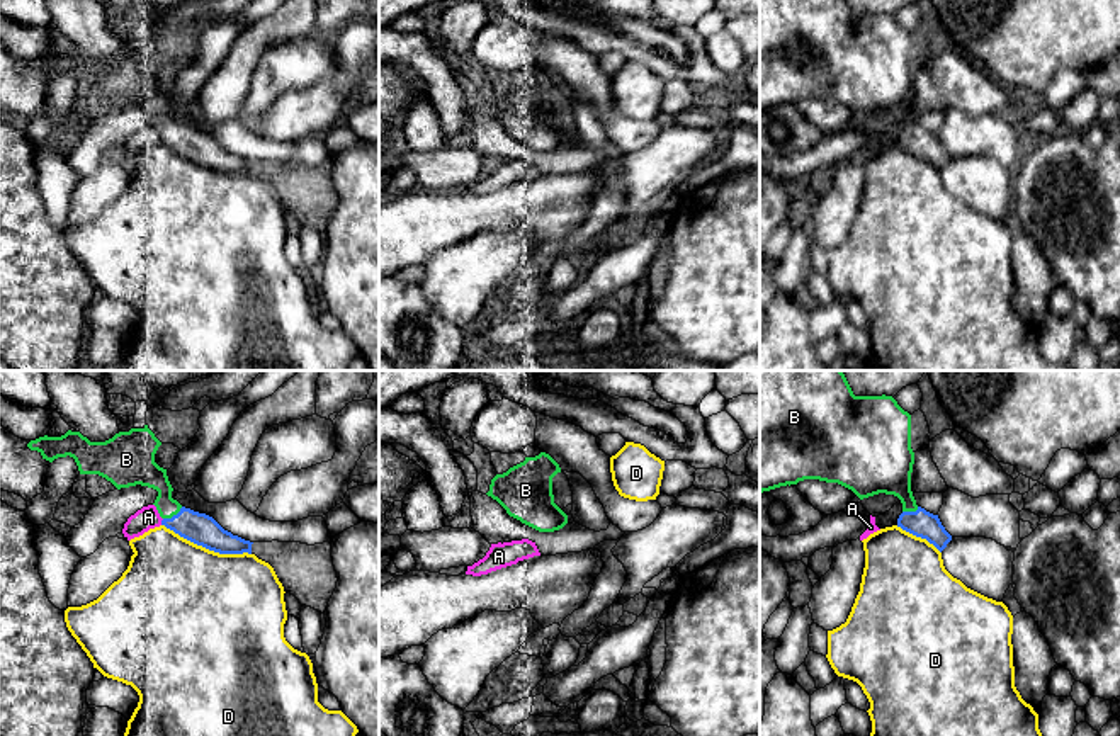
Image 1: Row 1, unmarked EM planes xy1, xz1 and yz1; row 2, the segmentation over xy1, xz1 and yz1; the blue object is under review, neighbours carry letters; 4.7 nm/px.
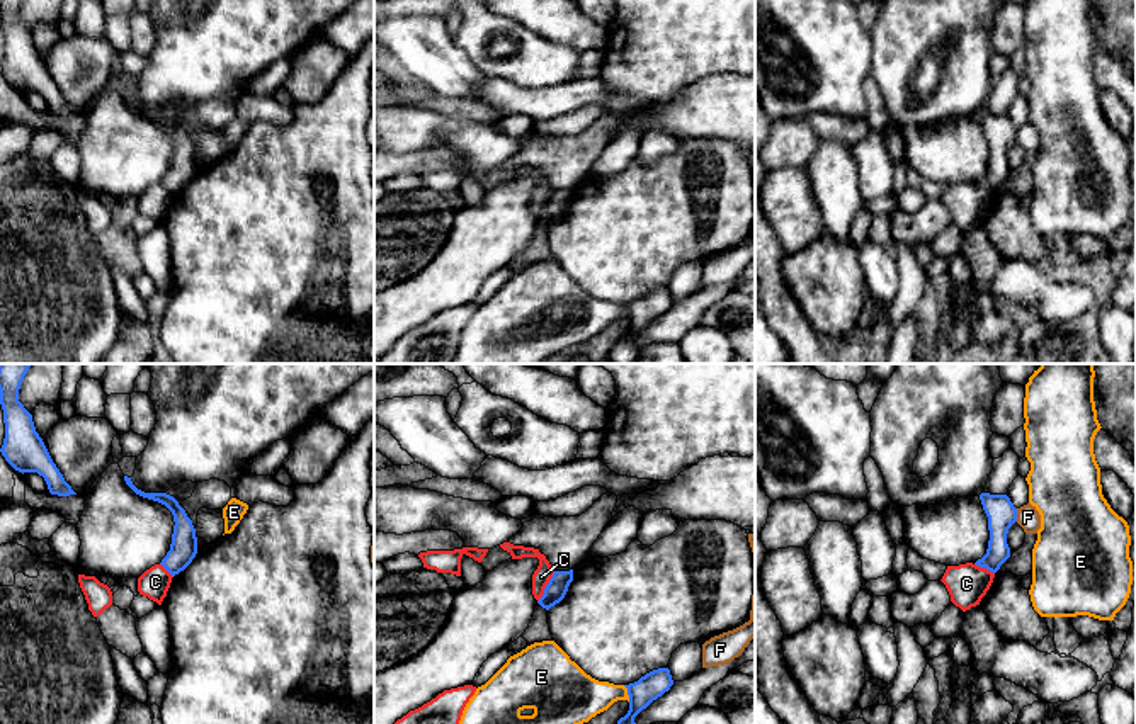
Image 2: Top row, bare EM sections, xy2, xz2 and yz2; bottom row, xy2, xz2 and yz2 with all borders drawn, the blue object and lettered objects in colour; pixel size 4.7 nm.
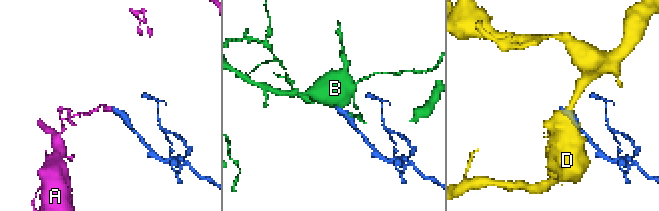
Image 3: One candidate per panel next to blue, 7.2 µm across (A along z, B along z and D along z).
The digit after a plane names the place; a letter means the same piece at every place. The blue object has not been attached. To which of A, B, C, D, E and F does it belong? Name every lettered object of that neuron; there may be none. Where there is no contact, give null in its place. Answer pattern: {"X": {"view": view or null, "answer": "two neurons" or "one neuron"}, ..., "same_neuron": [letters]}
{"A": {"view": "xy1", "answer": "two neurons"}, "B": {"view": "xy1", "answer": "one neuron"}, "C": {"view": "xz2", "answer": "two neurons"}, "D": {"view": "xy1", "answer": "two neurons"}, "E": {"view": "xz2", "answer": "two neurons"}, "F": {"view": "yz2", "answer": "two neurons"}, "same_neuron": ["B"]}

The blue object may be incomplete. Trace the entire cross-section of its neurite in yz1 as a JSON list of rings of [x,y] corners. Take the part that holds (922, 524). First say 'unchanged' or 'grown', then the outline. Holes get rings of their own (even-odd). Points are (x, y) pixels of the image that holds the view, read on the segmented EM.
grown | [[[760,371],[760,493],[804,479],[838,483],[860,500],[885,493],[902,503],[897,527],[926,539],[940,552],[952,541],[938,515],[916,505],[911,491],[914,452],[911,415],[892,396],[855,396],[841,371]]]

